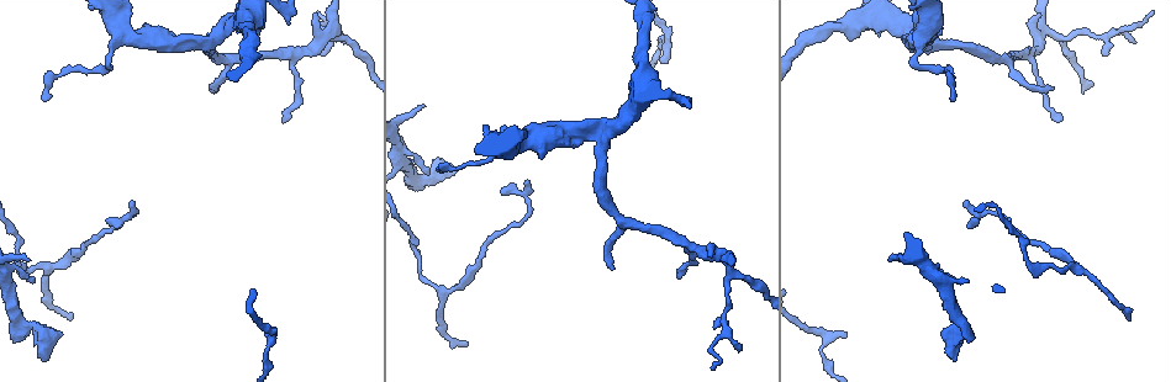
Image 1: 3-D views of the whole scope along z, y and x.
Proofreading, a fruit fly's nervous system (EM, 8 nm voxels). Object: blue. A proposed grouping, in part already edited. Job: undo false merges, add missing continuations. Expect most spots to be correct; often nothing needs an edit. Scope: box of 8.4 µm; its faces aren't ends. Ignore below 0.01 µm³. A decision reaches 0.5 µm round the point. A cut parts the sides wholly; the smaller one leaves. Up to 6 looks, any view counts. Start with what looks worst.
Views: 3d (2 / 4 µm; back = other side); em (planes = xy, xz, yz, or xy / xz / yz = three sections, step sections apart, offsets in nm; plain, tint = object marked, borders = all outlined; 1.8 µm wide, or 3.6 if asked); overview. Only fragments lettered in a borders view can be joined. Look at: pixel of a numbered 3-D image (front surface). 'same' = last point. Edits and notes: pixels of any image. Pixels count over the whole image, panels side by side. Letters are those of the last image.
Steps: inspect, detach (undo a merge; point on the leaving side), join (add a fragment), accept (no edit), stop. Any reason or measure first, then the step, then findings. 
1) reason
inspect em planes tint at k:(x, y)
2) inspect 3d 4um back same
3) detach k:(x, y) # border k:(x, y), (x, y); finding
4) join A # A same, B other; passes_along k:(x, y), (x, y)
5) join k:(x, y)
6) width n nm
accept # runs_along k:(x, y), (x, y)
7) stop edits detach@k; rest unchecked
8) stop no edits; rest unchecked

branch stops here
inspect 3d 2um at 1:(424, 105)

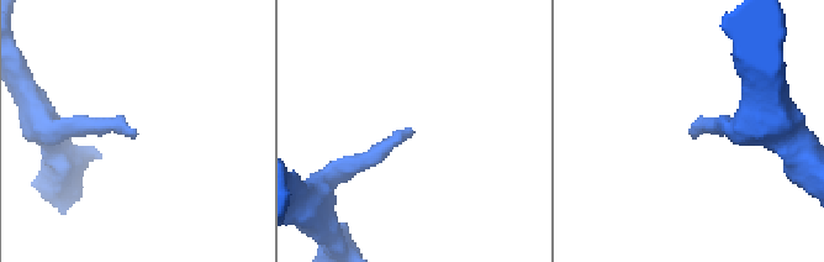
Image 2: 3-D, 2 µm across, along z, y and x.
now the EM
inspect em xz step 16 borders at 2:(410, 131)

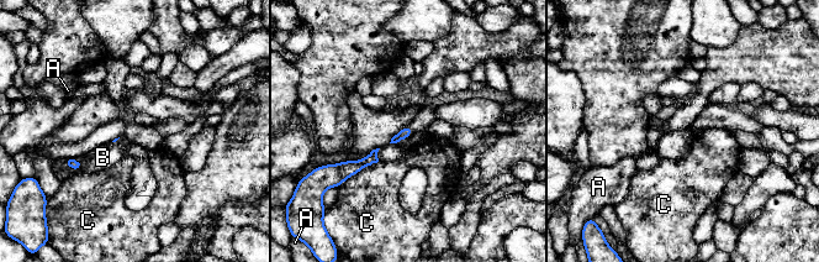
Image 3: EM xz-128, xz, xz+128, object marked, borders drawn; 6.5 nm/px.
accept # A other, B other, C other; border 3:(379, 147), (362, 158), (345, 160); no lettered fragment goes on from it

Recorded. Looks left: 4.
sudden change in width
inspect em planes borders at 1:(568, 135)

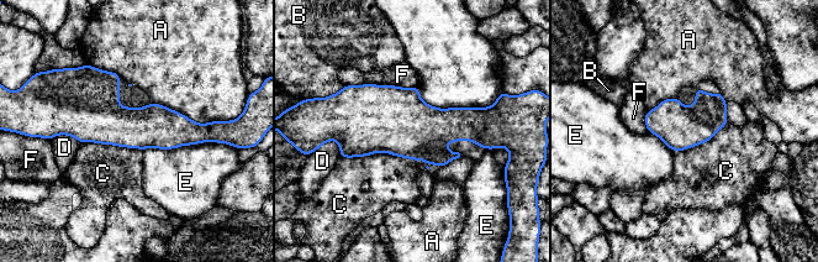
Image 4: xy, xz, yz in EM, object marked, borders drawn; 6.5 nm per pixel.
width 280 nm
accept # A other, B other, C other, D other, E other, F other; runs_along 4:(62, 122), (210, 135); one neuron here

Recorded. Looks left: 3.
free end
inspect em planes borders at 1:(218, 87)

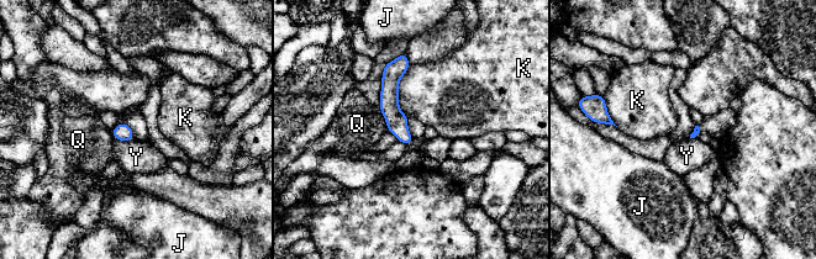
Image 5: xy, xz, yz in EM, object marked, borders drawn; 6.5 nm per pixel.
accept # J other, K other, Q other, Y other; border 5:(114, 138), (133, 139); no lettered fragment goes on from it

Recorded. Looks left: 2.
stop no edits; rest unchecked

